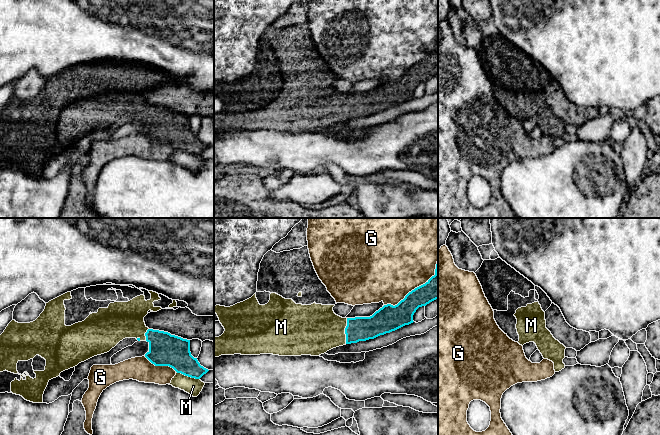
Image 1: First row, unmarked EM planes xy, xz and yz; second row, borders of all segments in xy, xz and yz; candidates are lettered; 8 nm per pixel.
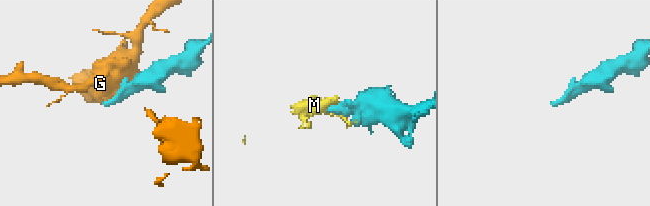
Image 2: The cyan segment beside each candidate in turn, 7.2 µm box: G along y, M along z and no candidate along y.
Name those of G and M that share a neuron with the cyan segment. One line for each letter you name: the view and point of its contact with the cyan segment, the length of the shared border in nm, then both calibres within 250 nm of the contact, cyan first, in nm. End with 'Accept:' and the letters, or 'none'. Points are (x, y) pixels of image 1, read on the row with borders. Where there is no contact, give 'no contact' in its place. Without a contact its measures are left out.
M: contact xz (345, 331); length 200 nm; calibres 190 and 400 nm
Accept: M

